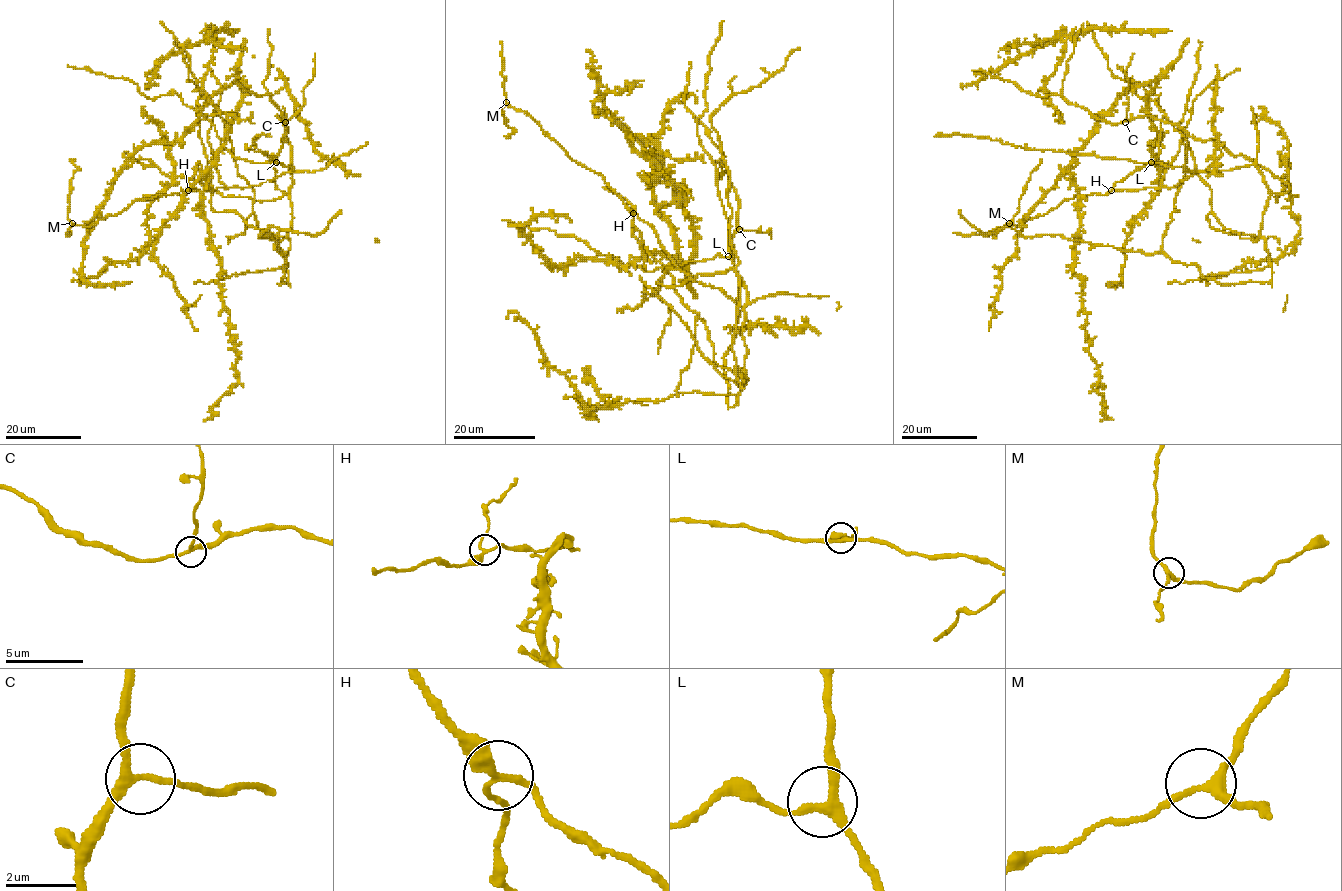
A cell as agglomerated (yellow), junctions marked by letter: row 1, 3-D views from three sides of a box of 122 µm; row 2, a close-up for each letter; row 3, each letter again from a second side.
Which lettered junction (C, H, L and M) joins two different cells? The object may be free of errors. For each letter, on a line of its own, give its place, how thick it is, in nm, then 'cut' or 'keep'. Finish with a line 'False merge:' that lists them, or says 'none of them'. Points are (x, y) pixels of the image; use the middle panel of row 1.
C: (739, 229) | 240 nm | keep
H: (633, 213) | 200 nm | cut
L: (728, 256) | 240 nm | keep
M: (506, 102) | 240 nm | keep
False merge: H

